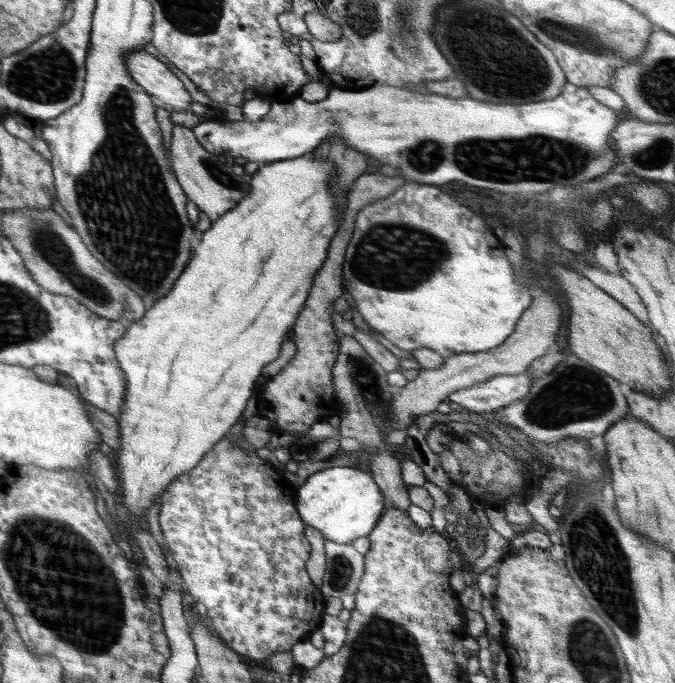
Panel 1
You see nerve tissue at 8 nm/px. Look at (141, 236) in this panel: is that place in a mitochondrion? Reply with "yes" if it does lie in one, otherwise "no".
yes

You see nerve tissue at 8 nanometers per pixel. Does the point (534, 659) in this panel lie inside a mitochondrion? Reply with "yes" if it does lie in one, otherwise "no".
no

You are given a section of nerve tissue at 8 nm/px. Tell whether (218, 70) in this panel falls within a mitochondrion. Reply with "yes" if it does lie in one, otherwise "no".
no

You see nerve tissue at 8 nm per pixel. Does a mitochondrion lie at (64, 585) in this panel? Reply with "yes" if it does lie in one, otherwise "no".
yes

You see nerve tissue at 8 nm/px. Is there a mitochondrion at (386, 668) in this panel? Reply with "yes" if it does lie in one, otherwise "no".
yes

